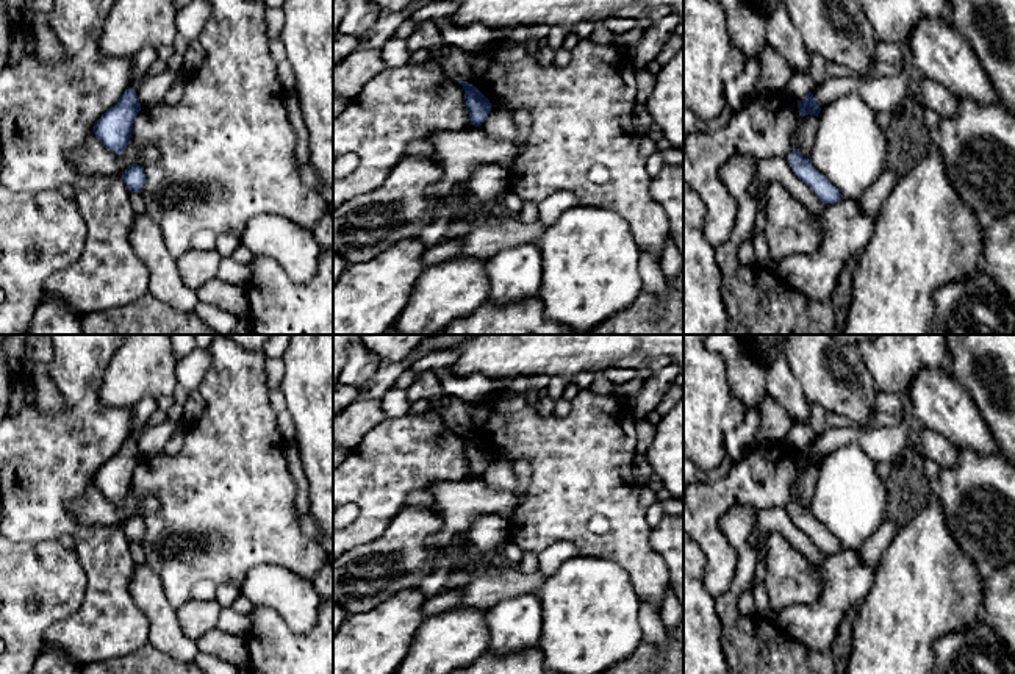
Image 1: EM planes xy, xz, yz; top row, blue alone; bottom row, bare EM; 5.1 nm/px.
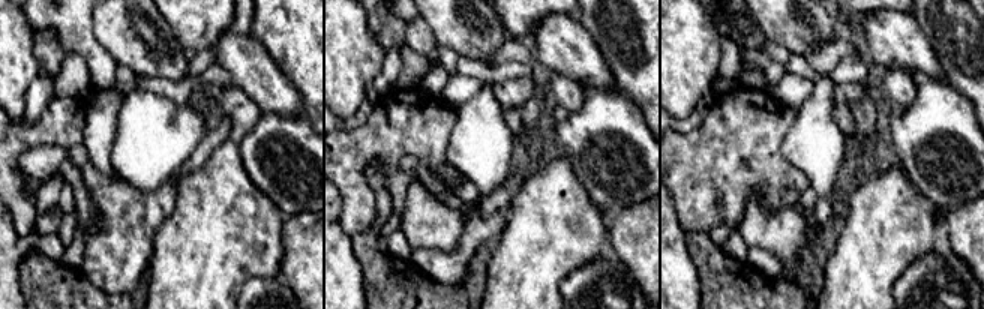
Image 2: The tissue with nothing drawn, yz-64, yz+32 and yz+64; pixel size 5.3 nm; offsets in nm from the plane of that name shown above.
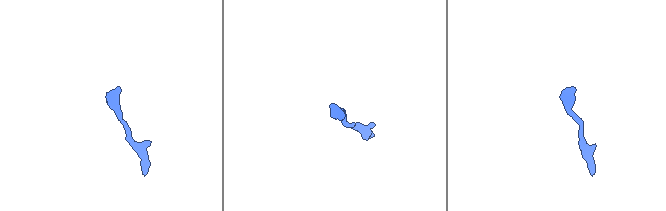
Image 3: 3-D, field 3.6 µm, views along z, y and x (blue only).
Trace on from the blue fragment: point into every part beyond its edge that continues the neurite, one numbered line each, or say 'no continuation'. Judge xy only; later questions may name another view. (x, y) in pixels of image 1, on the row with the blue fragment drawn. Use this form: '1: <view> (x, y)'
no continuation

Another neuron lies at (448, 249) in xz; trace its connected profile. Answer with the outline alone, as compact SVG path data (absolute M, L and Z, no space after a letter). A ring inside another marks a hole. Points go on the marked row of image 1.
M444 239L443 242L429 247L422 256L425 267L444 263L458 255L461 249L461 239Z

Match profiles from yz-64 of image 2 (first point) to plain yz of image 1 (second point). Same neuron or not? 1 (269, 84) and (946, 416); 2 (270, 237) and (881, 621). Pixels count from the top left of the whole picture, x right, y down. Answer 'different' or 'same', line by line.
1: same
2: same

